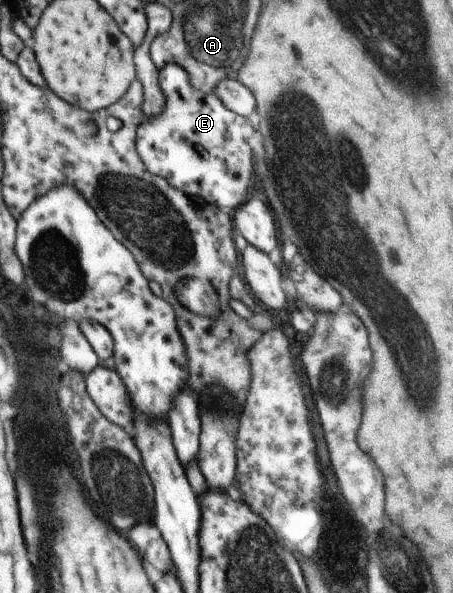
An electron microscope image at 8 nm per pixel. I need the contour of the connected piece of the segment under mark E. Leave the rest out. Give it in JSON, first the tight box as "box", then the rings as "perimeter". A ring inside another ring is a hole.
{"box":[134,63,253,214],"perimeter":[[[177,63],[167,64],[158,70],[158,83],[164,94],[162,111],[141,122],[134,140],[142,163],[151,174],[165,178],[181,192],[231,214],[243,204],[249,180],[253,176],[251,150],[247,146],[247,136],[253,134],[251,120],[227,110],[215,94],[203,94],[196,89],[190,83],[187,73]]]}

